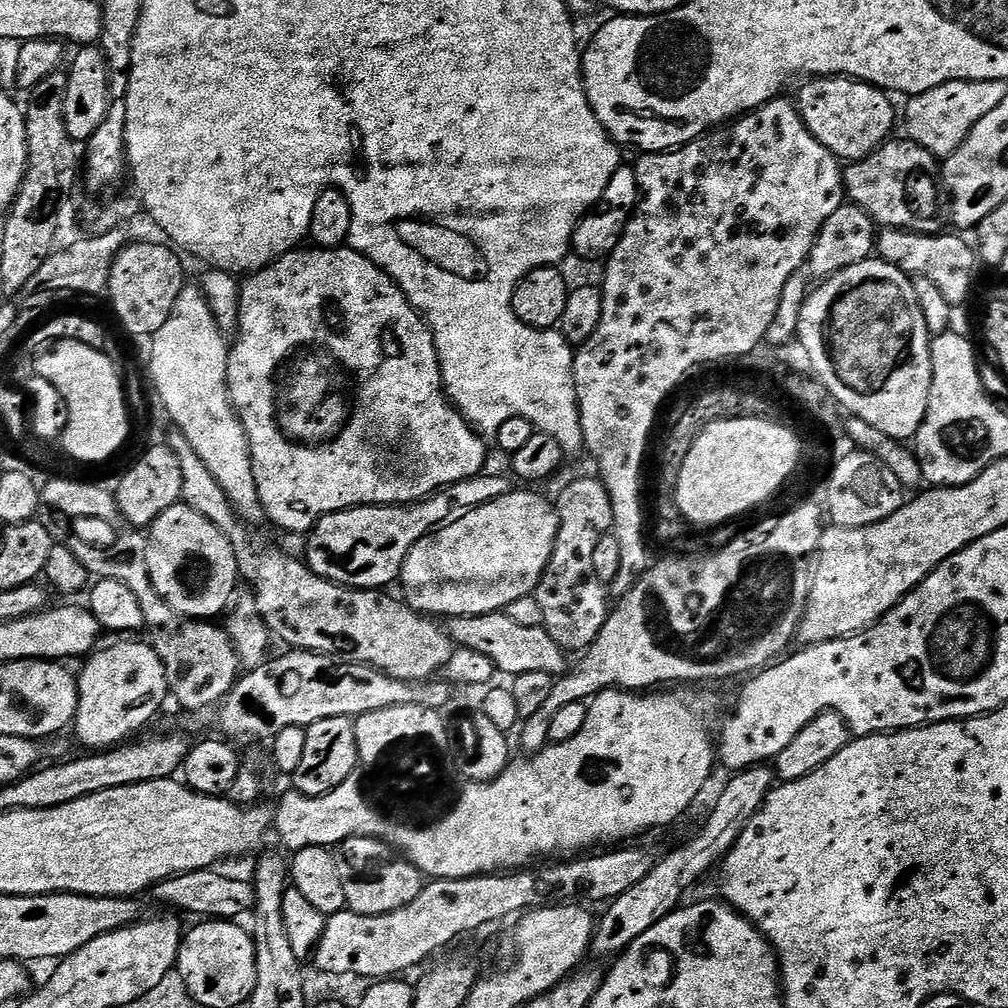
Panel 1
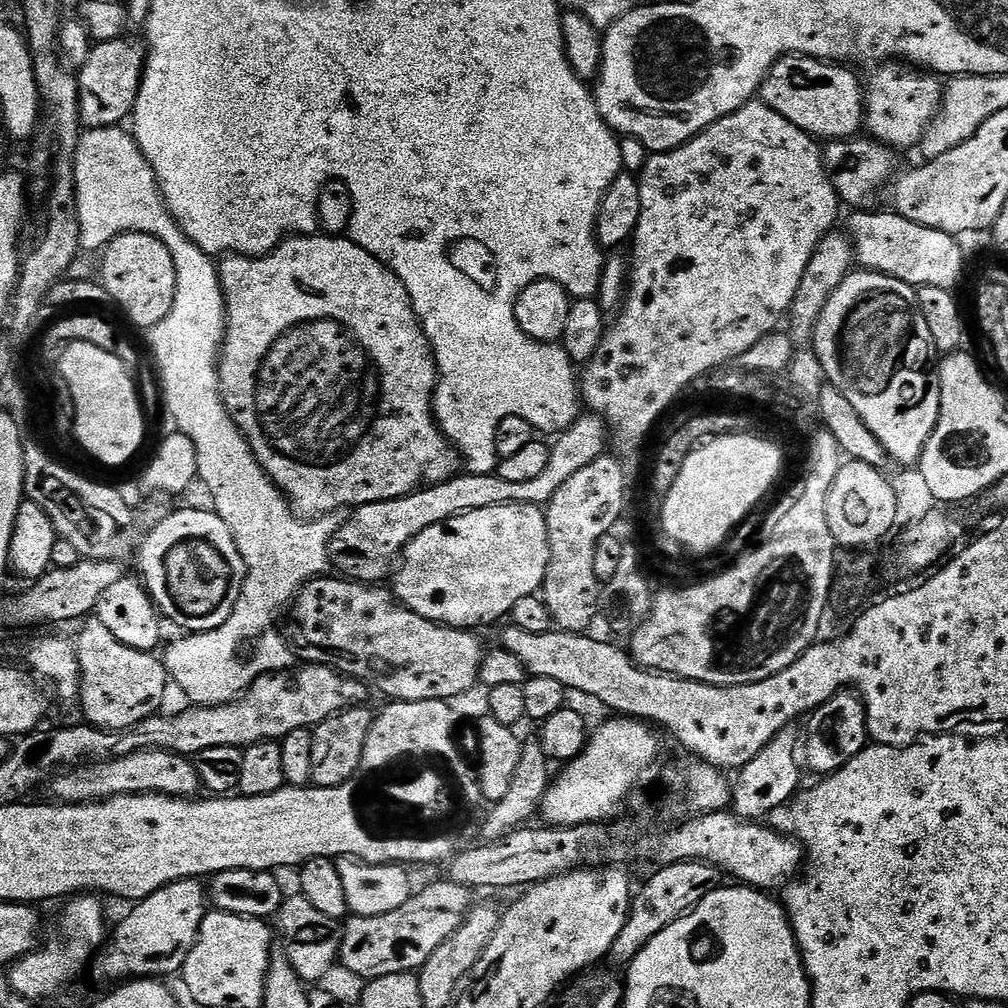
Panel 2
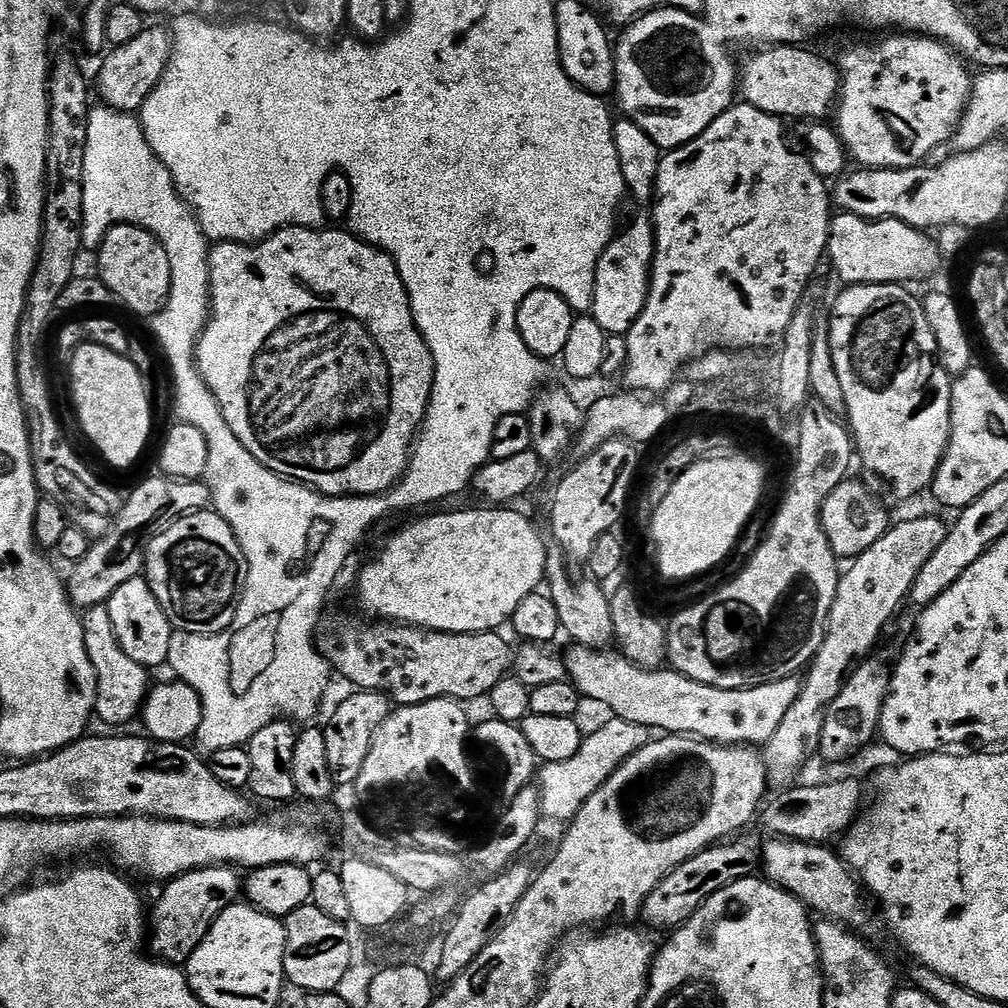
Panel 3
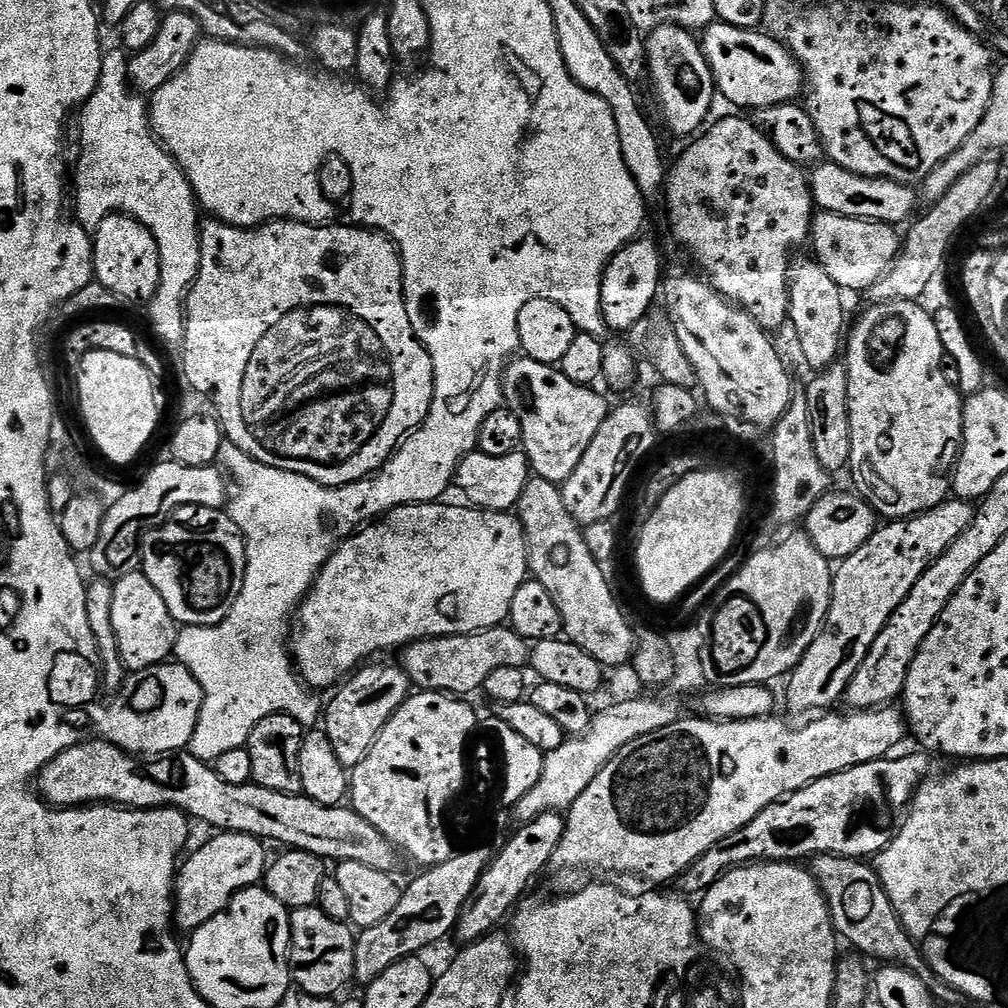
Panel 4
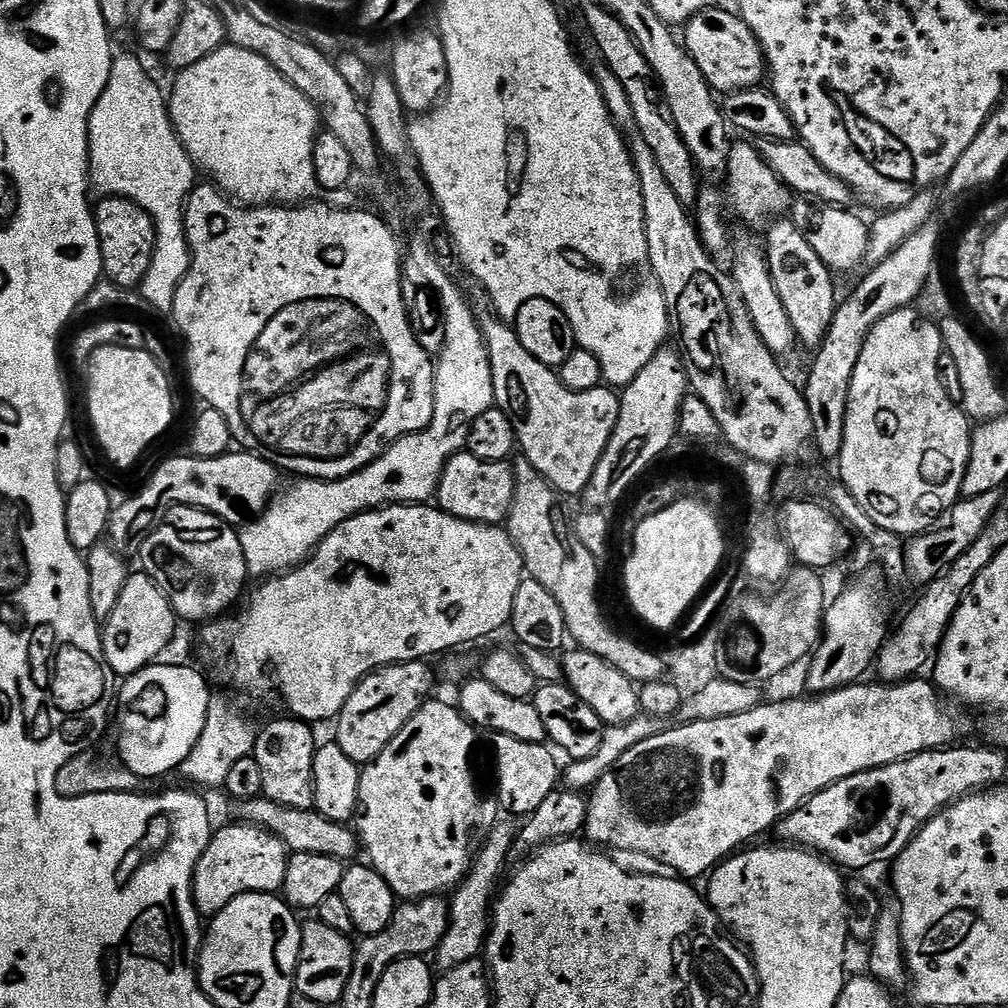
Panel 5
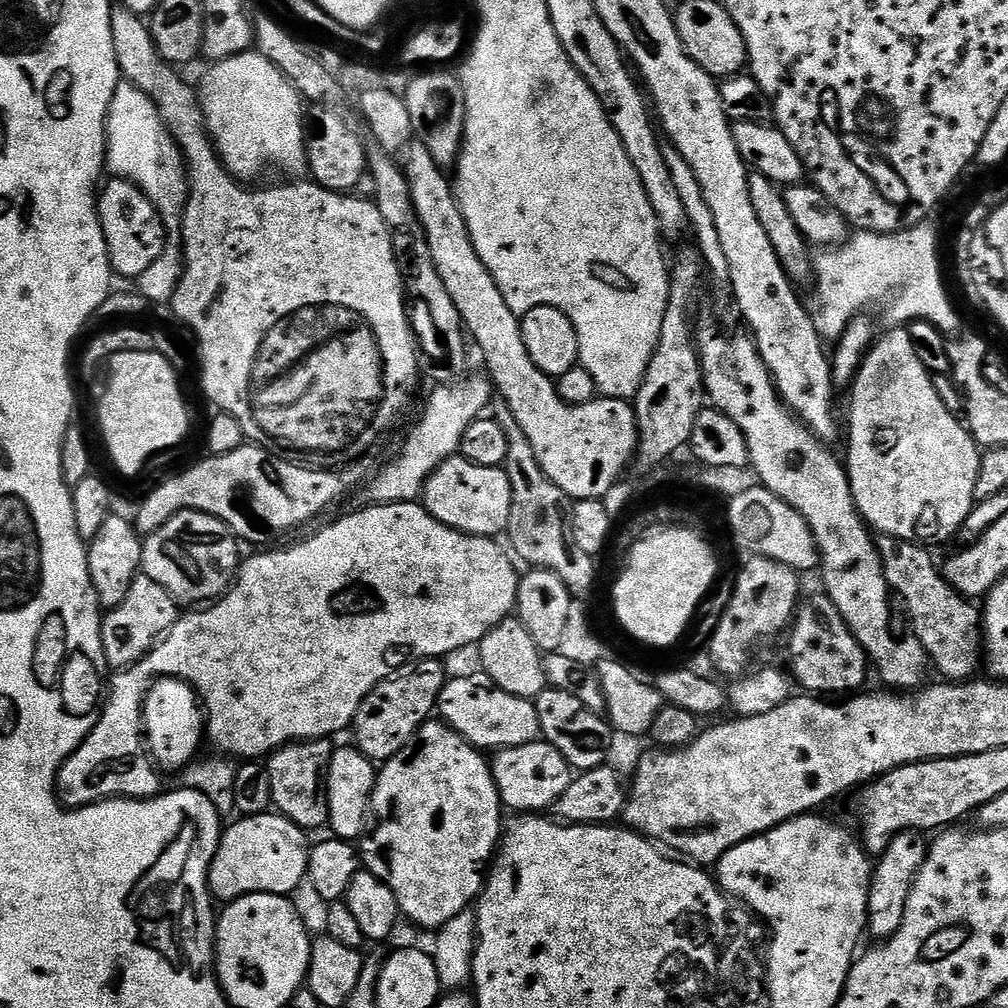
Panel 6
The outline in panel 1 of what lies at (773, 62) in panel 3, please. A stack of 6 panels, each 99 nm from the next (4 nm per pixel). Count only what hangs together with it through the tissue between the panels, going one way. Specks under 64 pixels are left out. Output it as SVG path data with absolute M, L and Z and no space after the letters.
M821 76L809 79L800 88L798 107L800 116L810 134L822 146L832 151L833 156L844 162L865 160L875 148L879 148L893 135L892 127L898 124L898 108L892 105L893 97L883 88L876 88L862 80L850 80L847 76Z

